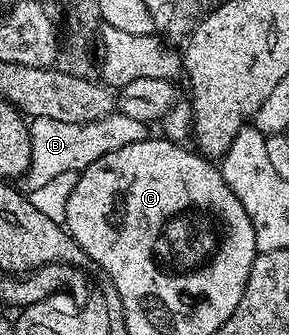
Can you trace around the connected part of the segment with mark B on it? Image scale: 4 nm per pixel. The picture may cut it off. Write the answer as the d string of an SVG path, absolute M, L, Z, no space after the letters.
M113 112L99 120L84 124L65 123L60 119L38 116L29 122L30 142L32 143L32 159L29 161L29 171L24 175L25 188L36 190L42 184L47 184L54 176L67 171L82 172L88 166L104 156L128 146L149 140L149 124L145 121L129 118L120 112Z

